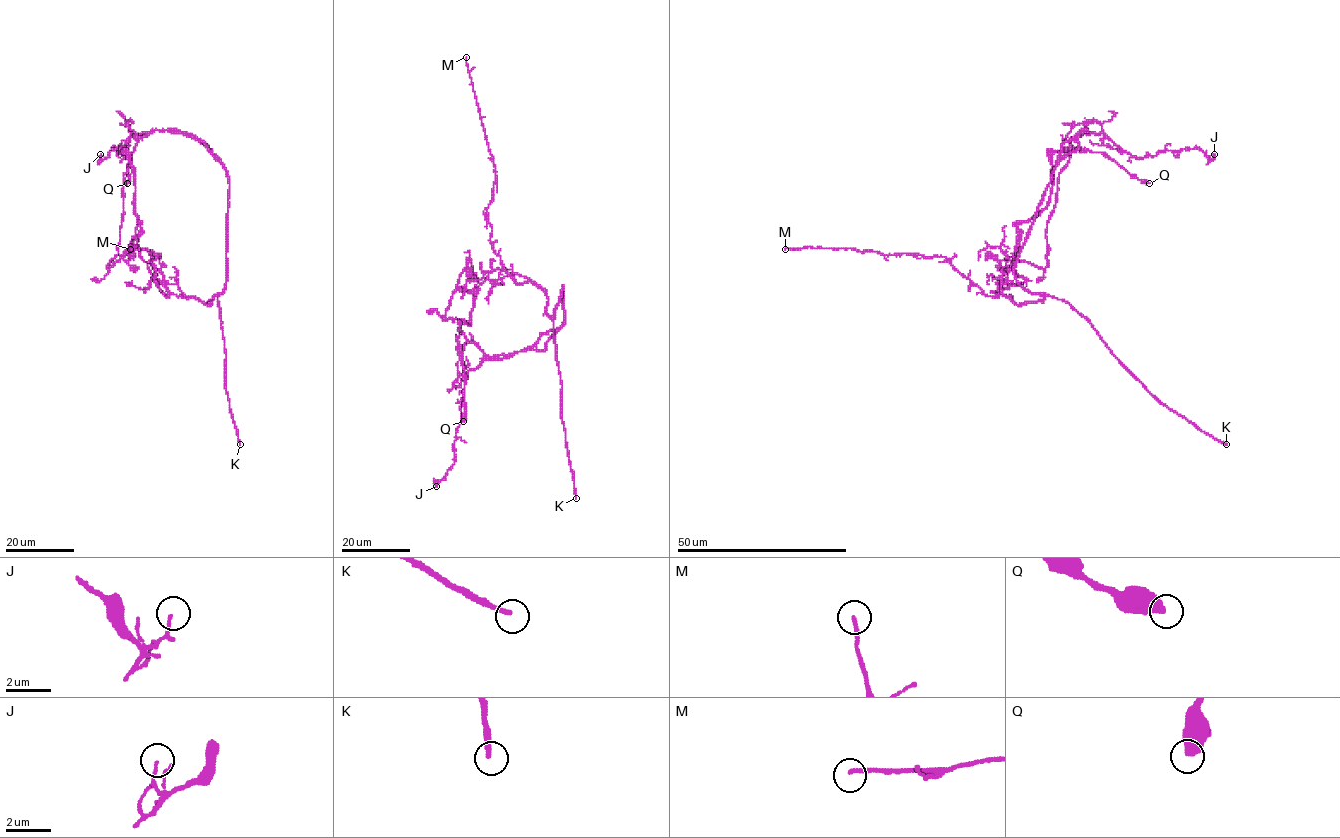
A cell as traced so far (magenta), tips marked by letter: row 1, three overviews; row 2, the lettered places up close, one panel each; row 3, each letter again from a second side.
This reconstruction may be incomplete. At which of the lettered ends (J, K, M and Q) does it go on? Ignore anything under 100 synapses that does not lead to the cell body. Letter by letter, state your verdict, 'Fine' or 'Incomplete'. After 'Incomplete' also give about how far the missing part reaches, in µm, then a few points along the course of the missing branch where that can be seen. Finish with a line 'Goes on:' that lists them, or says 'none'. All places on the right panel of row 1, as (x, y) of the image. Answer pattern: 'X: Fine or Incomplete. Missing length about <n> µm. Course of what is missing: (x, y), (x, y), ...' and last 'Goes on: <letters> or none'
J: Fine
K: Incomplete. Missing length about 60 µm. Course of what is missing: (1226, 444), (1248, 449), (1279, 463), (1282, 474), (1276, 486), (1278, 489), (1322, 504), (1334, 515)
M: Fine
Q: Fine
Goes on: K

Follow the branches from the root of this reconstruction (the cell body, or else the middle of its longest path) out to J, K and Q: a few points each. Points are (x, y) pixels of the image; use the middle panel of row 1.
J: (543, 334), (530, 347), (489, 356), (468, 371), (454, 444), (454, 463), (436, 486)
K: (543, 334), (556, 330), (565, 322), (562, 287), (553, 320), (554, 342), (561, 383), (561, 420), (576, 498)
Q: (543, 334), (521, 351), (487, 356), (456, 318), (444, 319), (452, 293), (476, 289), (458, 339), (463, 421)

